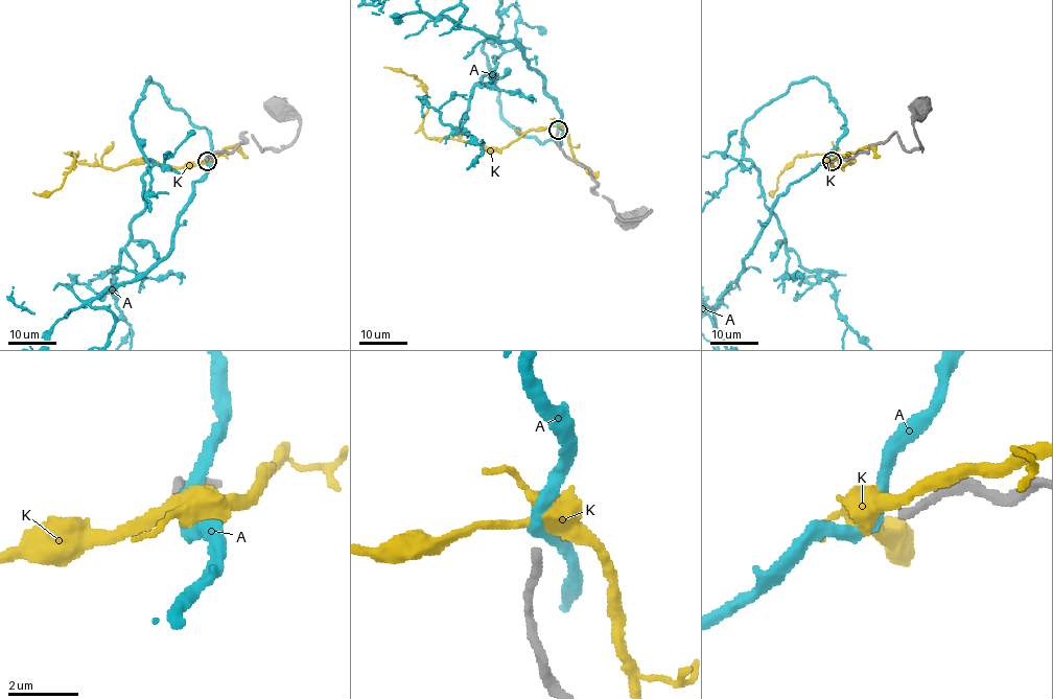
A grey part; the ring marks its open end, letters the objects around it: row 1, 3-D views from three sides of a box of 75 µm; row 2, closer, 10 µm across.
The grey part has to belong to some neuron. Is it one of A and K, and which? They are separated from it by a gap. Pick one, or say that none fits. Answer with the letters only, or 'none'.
A

